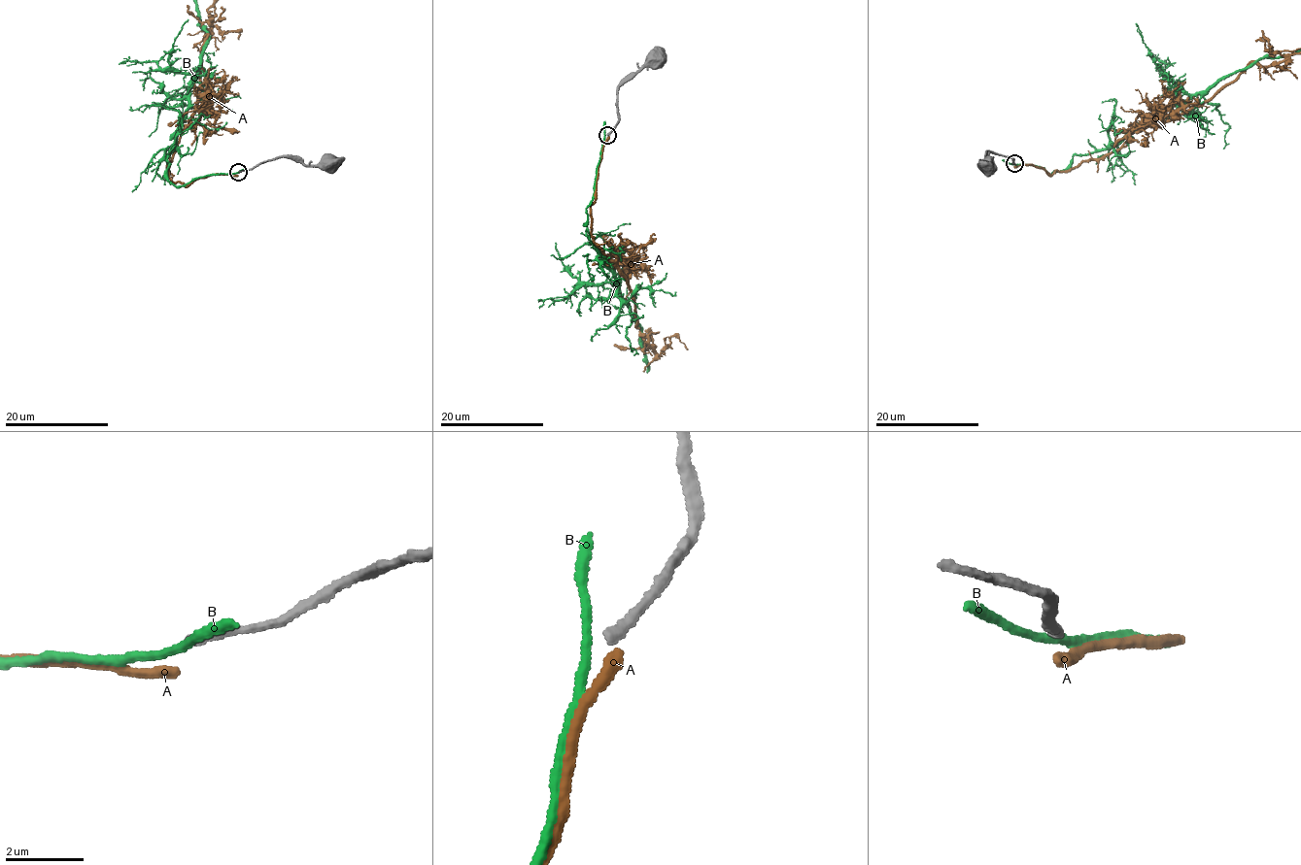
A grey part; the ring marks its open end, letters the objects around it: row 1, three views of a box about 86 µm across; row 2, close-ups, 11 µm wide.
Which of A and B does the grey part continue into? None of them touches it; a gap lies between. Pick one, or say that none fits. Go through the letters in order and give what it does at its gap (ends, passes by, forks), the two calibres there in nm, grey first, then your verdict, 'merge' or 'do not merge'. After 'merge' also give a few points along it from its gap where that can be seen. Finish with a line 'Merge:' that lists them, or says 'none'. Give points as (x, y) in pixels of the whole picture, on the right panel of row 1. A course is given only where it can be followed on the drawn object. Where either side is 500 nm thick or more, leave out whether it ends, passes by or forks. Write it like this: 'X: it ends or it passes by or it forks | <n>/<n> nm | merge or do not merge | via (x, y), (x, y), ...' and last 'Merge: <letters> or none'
A: it ends | 240/260 nm | merge
B: it passes by | 240/190 nm | do not merge
Merge: A

